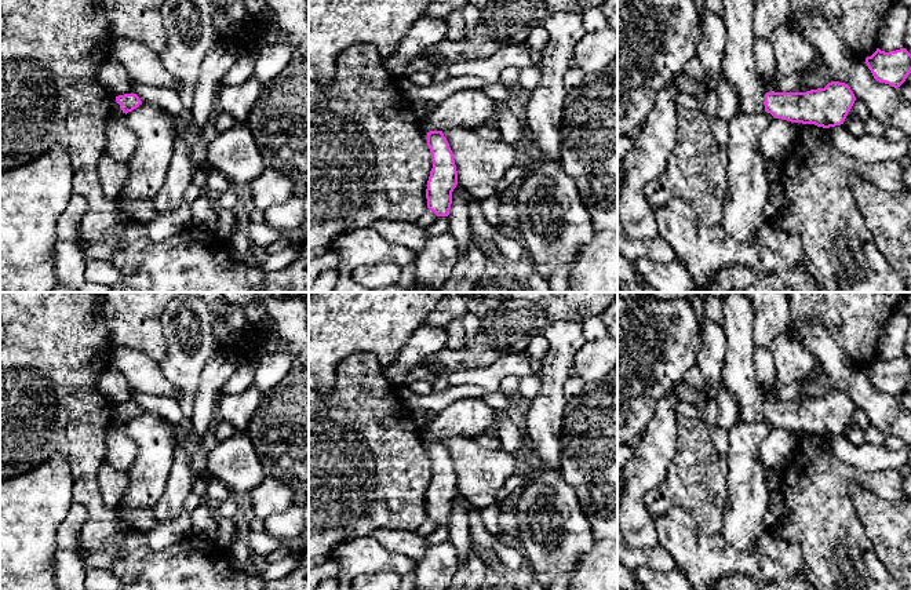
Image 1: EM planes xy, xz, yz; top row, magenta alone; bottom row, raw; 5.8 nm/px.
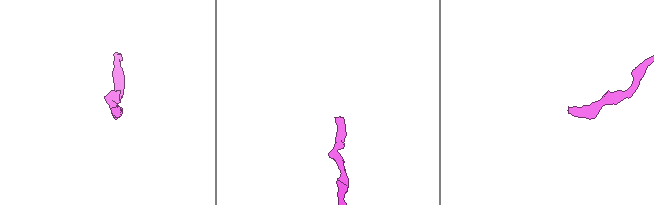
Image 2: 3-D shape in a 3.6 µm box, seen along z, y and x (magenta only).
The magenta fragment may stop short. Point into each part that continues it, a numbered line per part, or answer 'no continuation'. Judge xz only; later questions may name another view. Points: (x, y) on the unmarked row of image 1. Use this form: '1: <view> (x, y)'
1: xz (466, 416)

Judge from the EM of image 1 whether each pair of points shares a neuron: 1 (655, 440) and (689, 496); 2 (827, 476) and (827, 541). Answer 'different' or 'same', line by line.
1: different
2: same

